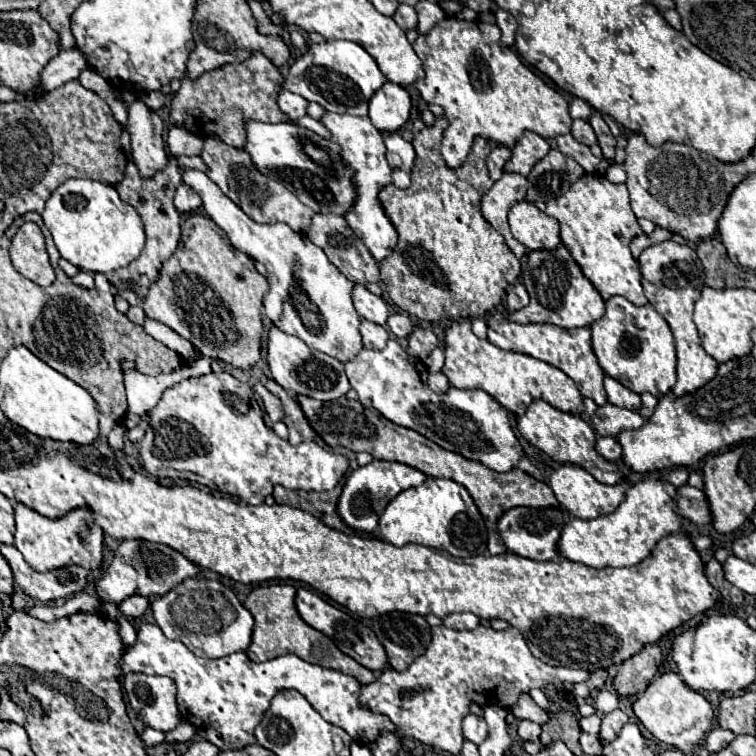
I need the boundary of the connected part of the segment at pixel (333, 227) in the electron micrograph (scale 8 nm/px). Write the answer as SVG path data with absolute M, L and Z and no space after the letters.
M314 215L314 223L310 227L310 231L306 233L308 239L322 247L322 251L328 255L328 259L352 281L352 283L360 283L366 285L370 281L380 281L380 269L378 263L374 261L374 257L370 257L370 251L362 245L362 241L358 241L358 237L354 237L352 229L346 225L346 219L340 215Z

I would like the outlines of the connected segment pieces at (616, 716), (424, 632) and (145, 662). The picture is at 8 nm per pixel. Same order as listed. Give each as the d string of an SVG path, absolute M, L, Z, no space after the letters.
M614 709L614 711L606 713L606 715L602 717L600 743L602 743L602 745L610 743L610 741L612 741L612 739L618 735L618 731L622 729L622 725L624 725L624 723L628 723L628 715L626 715L624 711L620 711L620 709Z
M386 613L372 621L372 631L384 645L388 663L396 671L404 671L432 641L432 629L422 615Z
M140 621L136 625L136 643L120 655L122 673L166 675L176 683L176 703L184 721L194 727L212 727L224 737L226 749L242 749L254 743L254 725L270 707L270 701L280 689L296 689L308 703L332 725L342 727L354 741L372 743L380 731L394 731L388 717L376 715L358 703L360 687L354 677L346 677L334 669L306 663L296 655L276 657L264 663L254 663L244 651L222 659L200 659L182 641L164 637L158 625Z

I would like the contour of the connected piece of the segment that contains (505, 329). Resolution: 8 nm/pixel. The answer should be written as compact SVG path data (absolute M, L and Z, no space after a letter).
M492 313L488 319L488 341L494 343L500 349L506 351L516 351L516 353L524 353L530 357L536 357L540 361L546 361L558 369L562 369L570 379L574 379L574 383L578 385L578 391L584 397L594 399L598 405L606 405L606 391L602 385L604 379L604 371L598 365L598 359L592 351L592 343L590 343L590 329L582 327L582 329L562 329L556 327L552 323L528 323L528 325L520 325L508 319L506 313Z

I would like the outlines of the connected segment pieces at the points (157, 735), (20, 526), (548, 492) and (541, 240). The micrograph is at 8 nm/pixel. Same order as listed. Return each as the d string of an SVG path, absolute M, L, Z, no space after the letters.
M146 727L146 731L142 733L142 739L144 739L144 743L146 745L156 745L156 743L162 743L164 739L166 739L166 733L164 731L156 731L156 729L150 729L150 727Z
M14 503L16 511L16 531L14 531L14 547L22 553L24 561L38 573L46 573L52 569L80 565L84 569L98 569L102 563L102 529L92 521L90 511L74 509L62 519L48 519L38 515L36 511L24 507L22 503Z
M294 395L294 397L298 401L298 405L302 407L304 417L308 419L310 427L324 439L326 445L330 445L330 447L340 445L350 451L366 451L374 459L406 463L410 467L420 469L422 473L426 473L430 477L452 479L458 485L468 489L468 493L472 495L484 521L494 527L496 527L496 521L502 517L502 513L512 507L520 507L520 505L556 507L558 505L552 489L546 483L536 481L534 477L526 475L524 471L512 469L508 473L498 473L498 471L484 467L478 461L468 461L458 453L438 447L436 443L432 443L430 439L426 439L424 435L420 435L412 429L394 425L392 421L384 419L376 409L372 409L372 407L364 409L364 405L360 401L348 401L346 397L340 397L336 401L324 403L324 401L316 401L312 397L304 397L304 395Z
M530 201L516 203L508 213L512 235L530 251L554 249L560 245L558 221L540 211Z

